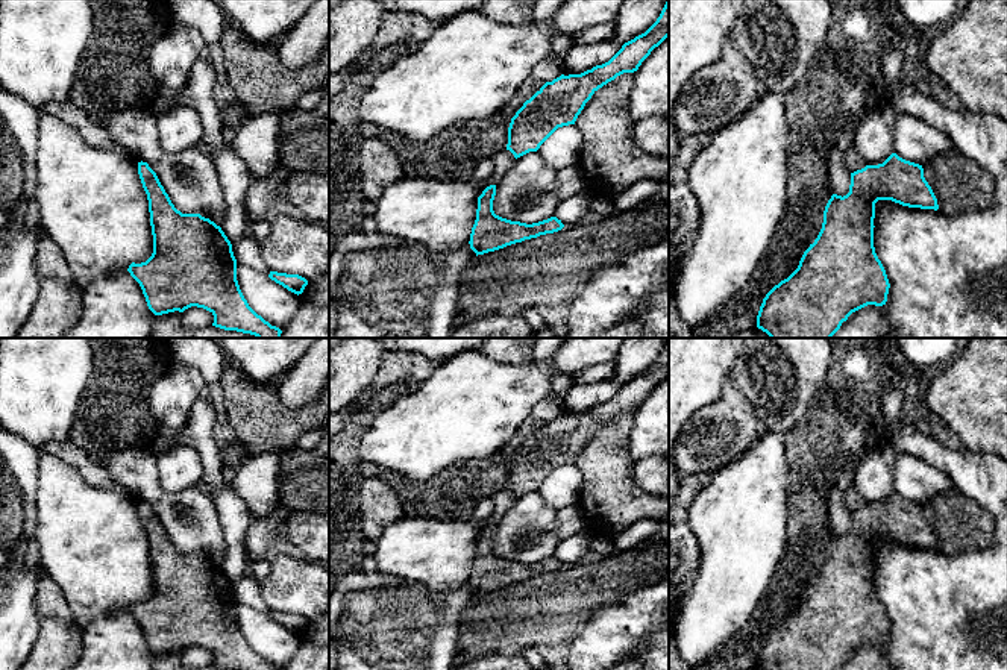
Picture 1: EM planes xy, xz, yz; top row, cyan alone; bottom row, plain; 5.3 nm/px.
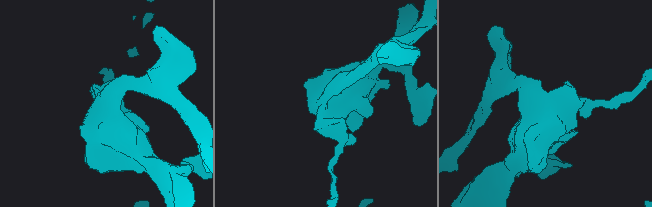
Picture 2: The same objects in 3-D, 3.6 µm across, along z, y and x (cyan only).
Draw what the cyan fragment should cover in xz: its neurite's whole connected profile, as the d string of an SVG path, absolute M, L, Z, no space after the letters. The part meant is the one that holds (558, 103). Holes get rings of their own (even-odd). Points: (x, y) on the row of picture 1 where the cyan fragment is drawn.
M669 2L657 21L642 35L625 42L605 64L581 74L561 74L546 82L511 118L508 144L514 158L537 152L563 126L575 124L591 95L623 73L634 73L669 36Z

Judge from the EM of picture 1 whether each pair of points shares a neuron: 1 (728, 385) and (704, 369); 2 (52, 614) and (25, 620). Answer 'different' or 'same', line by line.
1: different
2: different

